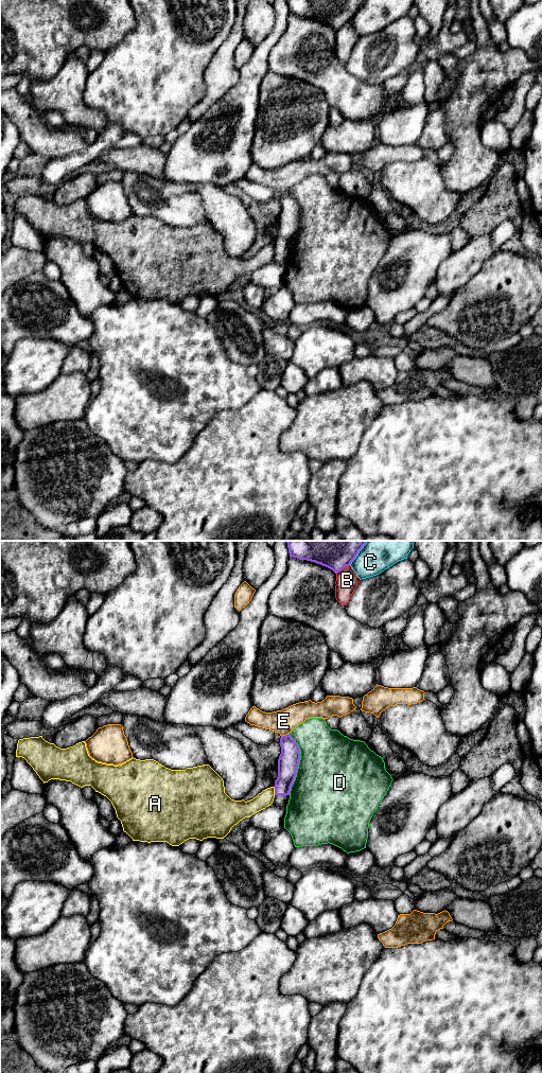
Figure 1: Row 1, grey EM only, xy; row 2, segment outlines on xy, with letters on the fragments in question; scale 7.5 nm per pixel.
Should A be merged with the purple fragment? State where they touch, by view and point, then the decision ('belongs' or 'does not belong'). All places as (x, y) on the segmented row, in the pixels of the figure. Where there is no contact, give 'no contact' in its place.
meets purple in xy at (275, 791); does not belong

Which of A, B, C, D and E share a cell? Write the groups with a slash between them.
A / B / C / D / E

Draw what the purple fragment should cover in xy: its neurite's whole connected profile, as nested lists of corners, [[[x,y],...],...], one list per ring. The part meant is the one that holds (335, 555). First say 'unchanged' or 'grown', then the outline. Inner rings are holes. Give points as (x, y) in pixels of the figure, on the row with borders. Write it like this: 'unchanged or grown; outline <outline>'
unchanged; outline [[[286,541],[290,557],[315,562],[335,574],[349,566],[367,541]]]

